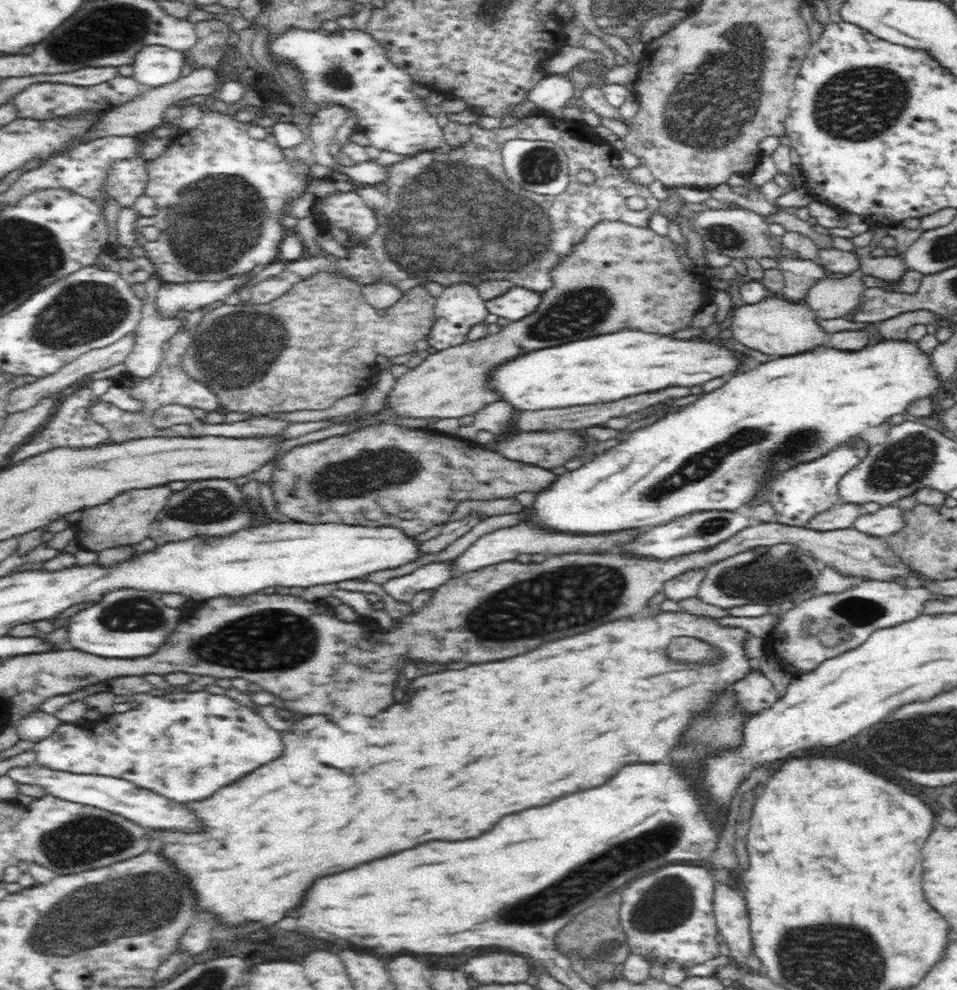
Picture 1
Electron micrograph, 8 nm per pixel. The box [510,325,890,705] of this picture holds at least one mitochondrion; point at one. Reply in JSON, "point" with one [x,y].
{"point":[769,577]}

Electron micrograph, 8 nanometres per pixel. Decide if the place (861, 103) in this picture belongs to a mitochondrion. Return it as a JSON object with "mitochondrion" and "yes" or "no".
{"mitochondrion":"yes"}

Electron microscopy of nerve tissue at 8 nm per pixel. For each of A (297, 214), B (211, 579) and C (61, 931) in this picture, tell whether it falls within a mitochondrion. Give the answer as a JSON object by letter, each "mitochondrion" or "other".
{"A":"other","B":"other","C":"mitochondrion"}

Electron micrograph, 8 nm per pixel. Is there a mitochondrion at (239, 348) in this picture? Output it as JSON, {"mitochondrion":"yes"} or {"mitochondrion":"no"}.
{"mitochondrion":"yes"}

